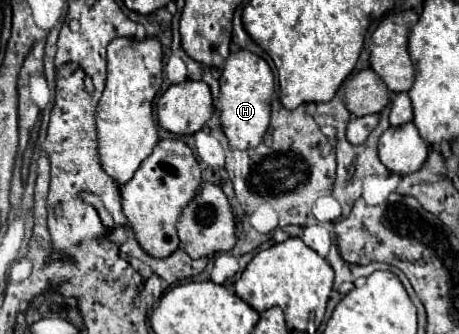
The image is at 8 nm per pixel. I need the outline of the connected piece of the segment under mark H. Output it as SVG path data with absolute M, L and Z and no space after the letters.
M238 50L228 56L220 76L220 96L216 108L220 110L222 130L232 148L248 150L262 142L270 124L270 100L274 94L274 74L268 62L250 50Z

